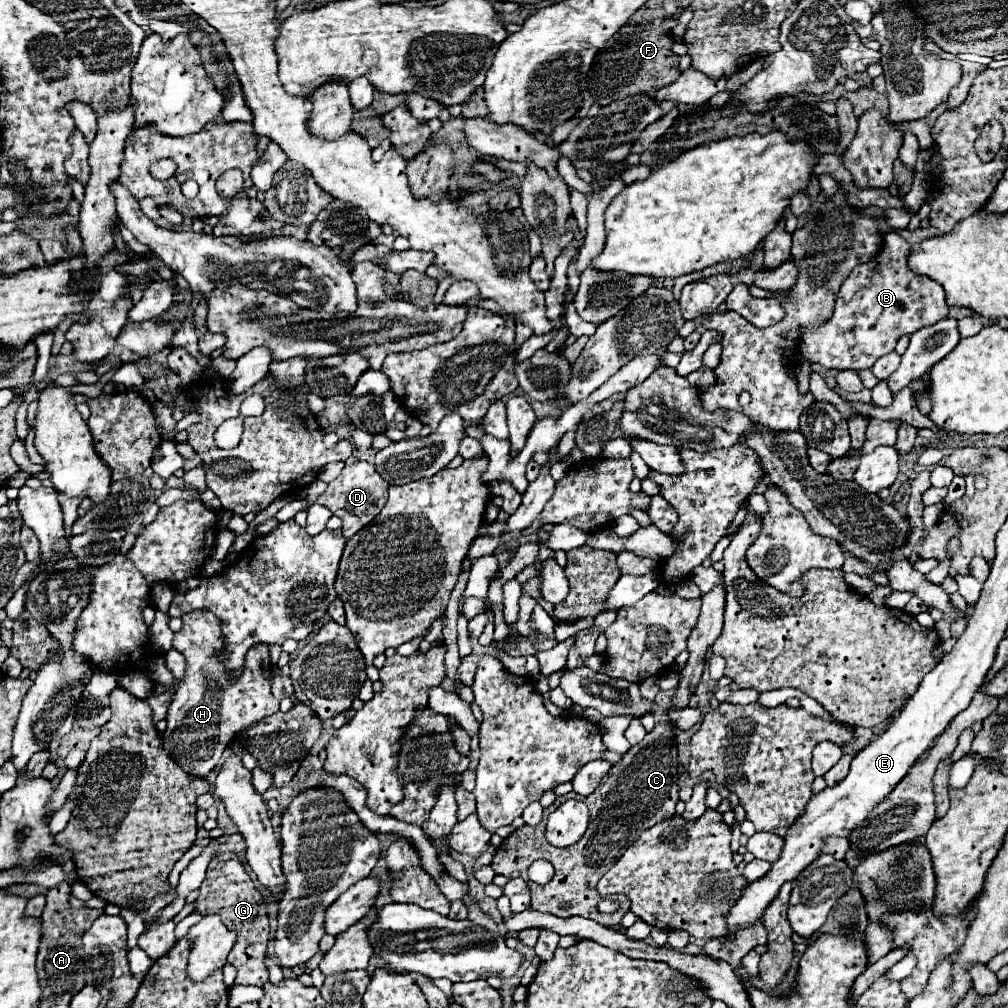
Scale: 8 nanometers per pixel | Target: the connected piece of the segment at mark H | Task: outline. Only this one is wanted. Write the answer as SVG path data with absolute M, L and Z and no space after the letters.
M194 611L186 613L182 621L182 631L174 635L174 649L184 653L188 669L168 707L168 727L162 739L166 753L170 755L170 759L176 759L174 763L178 763L182 771L206 779L208 773L218 765L222 751L236 737L236 733L276 713L280 699L270 693L272 665L266 645L254 645L246 655L242 675L236 681L228 683L226 671L216 657L222 649L222 631L218 619L210 615L210 611Z

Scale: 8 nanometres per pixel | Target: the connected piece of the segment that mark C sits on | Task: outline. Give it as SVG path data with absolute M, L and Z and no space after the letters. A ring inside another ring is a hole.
M668 719L658 721L656 727L638 745L630 747L630 751L612 765L606 779L602 779L602 783L598 785L598 791L584 797L584 803L590 809L590 825L586 835L582 835L582 841L570 847L554 847L546 843L546 823L542 819L542 823L538 823L536 827L526 825L526 835L530 835L530 839L526 839L526 843L518 843L518 847L510 847L510 851L506 851L510 837L506 837L492 859L492 867L496 873L508 879L526 879L528 865L536 859L546 859L556 869L552 881L546 885L536 885L526 879L532 891L532 909L554 913L558 917L580 915L594 919L604 927L616 927L628 907L618 907L616 913L600 913L596 907L600 901L600 897L596 895L596 883L602 873L608 871L610 865L640 837L642 831L674 815L674 807L678 803L678 749L674 725L670 725Z

